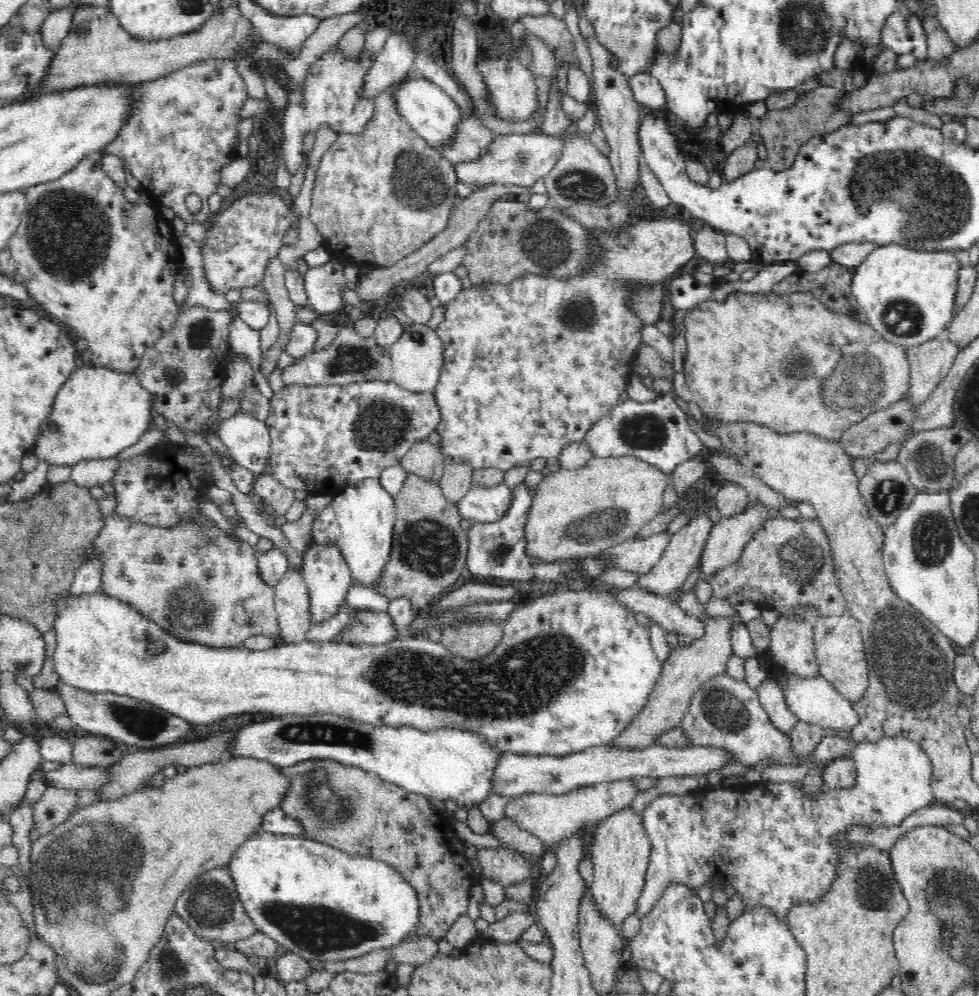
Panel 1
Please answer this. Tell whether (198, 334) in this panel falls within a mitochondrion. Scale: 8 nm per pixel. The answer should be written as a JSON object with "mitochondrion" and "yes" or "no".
{"mitochondrion":"yes"}

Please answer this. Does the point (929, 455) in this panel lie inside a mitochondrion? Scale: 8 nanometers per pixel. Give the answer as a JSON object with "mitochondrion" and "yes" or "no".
{"mitochondrion":"yes"}

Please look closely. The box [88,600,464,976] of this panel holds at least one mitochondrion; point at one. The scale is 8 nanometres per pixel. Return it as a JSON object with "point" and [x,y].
{"point":[316,929]}

